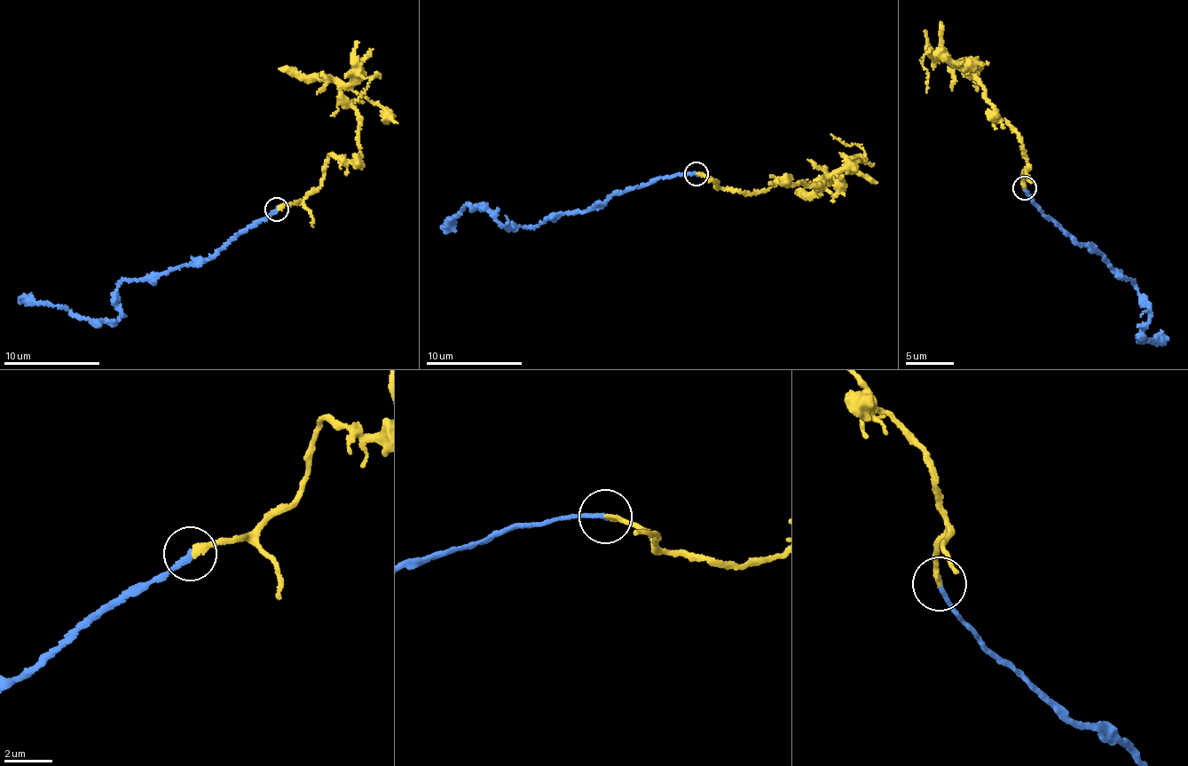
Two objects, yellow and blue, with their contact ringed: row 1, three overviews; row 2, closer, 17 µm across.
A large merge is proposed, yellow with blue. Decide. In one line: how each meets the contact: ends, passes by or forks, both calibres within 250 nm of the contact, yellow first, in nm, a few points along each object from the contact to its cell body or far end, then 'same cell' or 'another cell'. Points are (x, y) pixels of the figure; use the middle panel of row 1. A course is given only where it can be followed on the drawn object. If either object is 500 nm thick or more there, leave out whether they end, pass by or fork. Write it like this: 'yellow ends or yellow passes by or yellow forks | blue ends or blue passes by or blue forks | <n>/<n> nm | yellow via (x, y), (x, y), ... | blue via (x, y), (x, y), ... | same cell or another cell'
yellow ends | blue ends | 240/220 nm | yellow via (698, 174), (720, 188), (751, 195), (782, 181), (814, 187), (845, 170), (851, 158), (864, 151), (830, 134) | blue via (696, 175), (653, 180), (587, 209), (512, 229), (481, 207), (466, 204), (446, 219), (444, 230) | same cell

